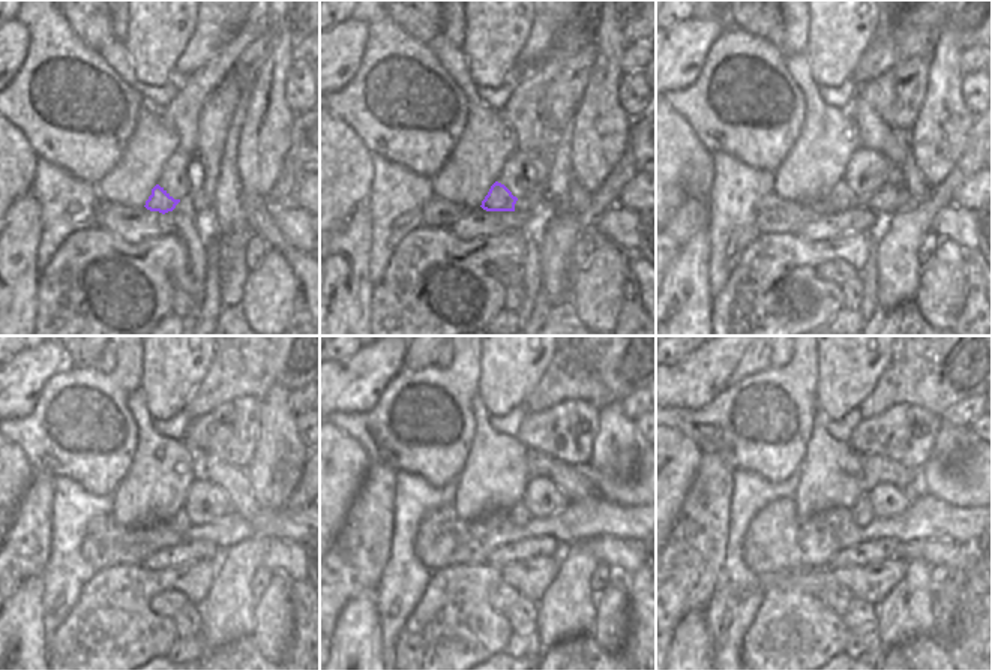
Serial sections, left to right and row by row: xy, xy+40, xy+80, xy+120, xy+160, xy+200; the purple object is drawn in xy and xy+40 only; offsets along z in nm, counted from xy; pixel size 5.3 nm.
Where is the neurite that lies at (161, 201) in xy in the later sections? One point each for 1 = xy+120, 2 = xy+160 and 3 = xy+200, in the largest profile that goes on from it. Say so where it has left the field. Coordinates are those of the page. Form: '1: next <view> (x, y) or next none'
1: next xy+120 (179, 520)
2: next xy+160 (518, 514)
3: next xy+200 (862, 513)

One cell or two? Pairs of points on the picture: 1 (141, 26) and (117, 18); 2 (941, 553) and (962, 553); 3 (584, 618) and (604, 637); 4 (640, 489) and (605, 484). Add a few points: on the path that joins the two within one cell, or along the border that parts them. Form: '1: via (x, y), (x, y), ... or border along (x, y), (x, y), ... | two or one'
1: border along (128, 15), (128, 32), (122, 41) | two
2: via (946, 553), (958, 553) | one
3: border along (596, 595), (596, 622), (589, 633) | two
4: via (631, 489), (614, 489) | one

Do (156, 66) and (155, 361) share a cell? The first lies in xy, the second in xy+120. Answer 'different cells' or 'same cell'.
same cell

